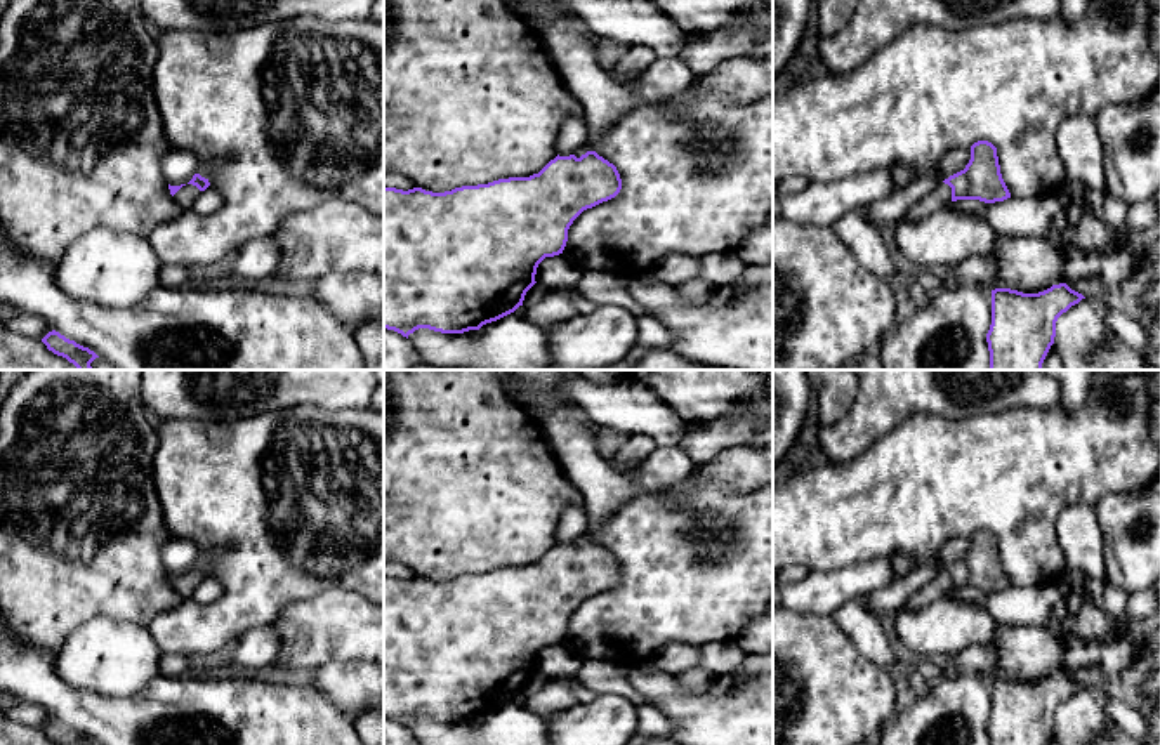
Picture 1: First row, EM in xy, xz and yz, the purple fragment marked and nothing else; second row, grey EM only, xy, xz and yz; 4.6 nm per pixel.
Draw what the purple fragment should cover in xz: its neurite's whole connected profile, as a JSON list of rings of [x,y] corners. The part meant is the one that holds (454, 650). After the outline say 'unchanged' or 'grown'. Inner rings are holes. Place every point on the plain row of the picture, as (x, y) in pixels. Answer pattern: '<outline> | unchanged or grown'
[[[589,533],[530,566],[445,582],[384,577],[384,717],[406,728],[419,717],[464,722],[514,702],[537,672],[538,653],[563,643],[573,610],[620,578],[616,556]]] | grown

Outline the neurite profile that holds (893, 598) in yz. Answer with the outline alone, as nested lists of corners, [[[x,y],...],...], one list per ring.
[[[971,537],[953,538],[943,545],[938,557],[913,566],[908,575],[886,589],[865,596],[865,606],[879,618],[903,610],[912,594],[931,583],[945,568],[966,557],[971,549]]]

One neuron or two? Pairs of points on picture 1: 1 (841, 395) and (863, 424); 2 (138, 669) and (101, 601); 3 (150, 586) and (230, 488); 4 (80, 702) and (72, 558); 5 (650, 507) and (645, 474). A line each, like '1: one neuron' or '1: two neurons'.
1: two neurons
2: two neurons
3: two neurons
4: two neurons
5: two neurons

